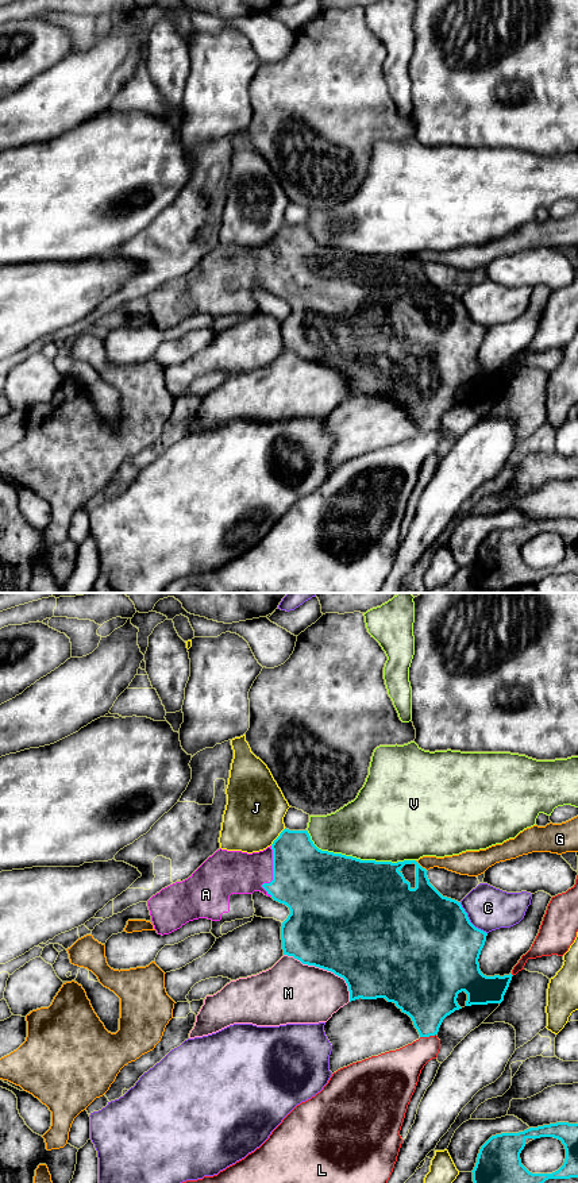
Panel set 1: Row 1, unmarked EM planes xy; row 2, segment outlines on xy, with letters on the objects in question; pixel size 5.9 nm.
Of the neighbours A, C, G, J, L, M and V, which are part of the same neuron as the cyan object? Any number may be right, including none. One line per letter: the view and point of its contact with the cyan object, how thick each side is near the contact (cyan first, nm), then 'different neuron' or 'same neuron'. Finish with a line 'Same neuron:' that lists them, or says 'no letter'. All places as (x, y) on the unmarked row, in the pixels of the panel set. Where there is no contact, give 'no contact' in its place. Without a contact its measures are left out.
A: meets cyan in xy at (273, 268); 420 nm thick on the cyan side, 260 nm on the other; same neuron
C: meets cyan in xy at (469, 315); 500 nm thick on the cyan side, 260 nm on the other; different neuron
G: meets cyan in xy at (420, 261); 260 nm thick on the cyan side, 120 nm on the other; different neuron
J: meets cyan in xy at (278, 231); 340 nm thick on the cyan side, 360 nm on the other; different neuron
L: meets cyan in xy at (427, 431); 340 nm thick on the cyan side, 240 nm on the other; different neuron
M: meets cyan in xy at (324, 363); 500 nm thick on the cyan side, 360 nm on the other; different neuron
V: meets cyan in xy at (358, 254); 500 nm thick on the cyan side, 440 nm on the other; different neuron
Same neuron: A

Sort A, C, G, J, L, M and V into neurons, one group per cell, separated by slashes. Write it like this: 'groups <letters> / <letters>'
groups A / C / G / J / L / M / V

